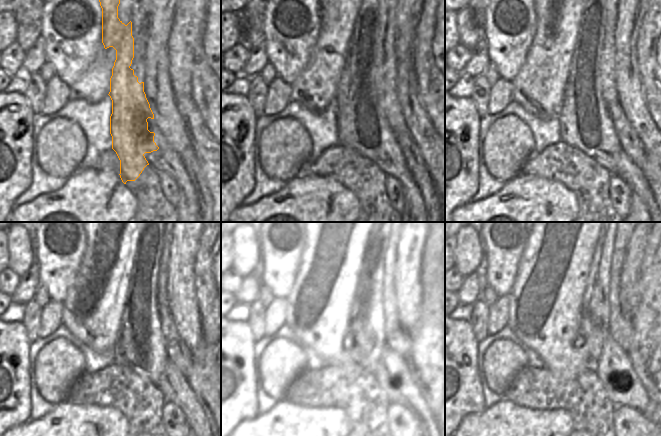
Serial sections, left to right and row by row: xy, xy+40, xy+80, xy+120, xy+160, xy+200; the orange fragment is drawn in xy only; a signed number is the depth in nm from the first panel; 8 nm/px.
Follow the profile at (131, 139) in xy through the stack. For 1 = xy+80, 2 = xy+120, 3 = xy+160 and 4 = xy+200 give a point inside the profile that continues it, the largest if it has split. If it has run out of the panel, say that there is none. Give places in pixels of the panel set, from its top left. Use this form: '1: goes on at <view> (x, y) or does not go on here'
1: goes on at xy+80 (583, 103)
2: goes on at xy+120 (137, 324)
3: goes on at xy+160 (364, 324)
4: goes on at xy+200 (581, 339)

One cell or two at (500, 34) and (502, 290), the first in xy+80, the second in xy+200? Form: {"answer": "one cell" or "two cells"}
{"answer": "one cell"}

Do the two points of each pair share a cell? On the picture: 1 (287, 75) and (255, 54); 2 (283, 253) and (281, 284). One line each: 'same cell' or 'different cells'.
1: different cells
2: same cell

